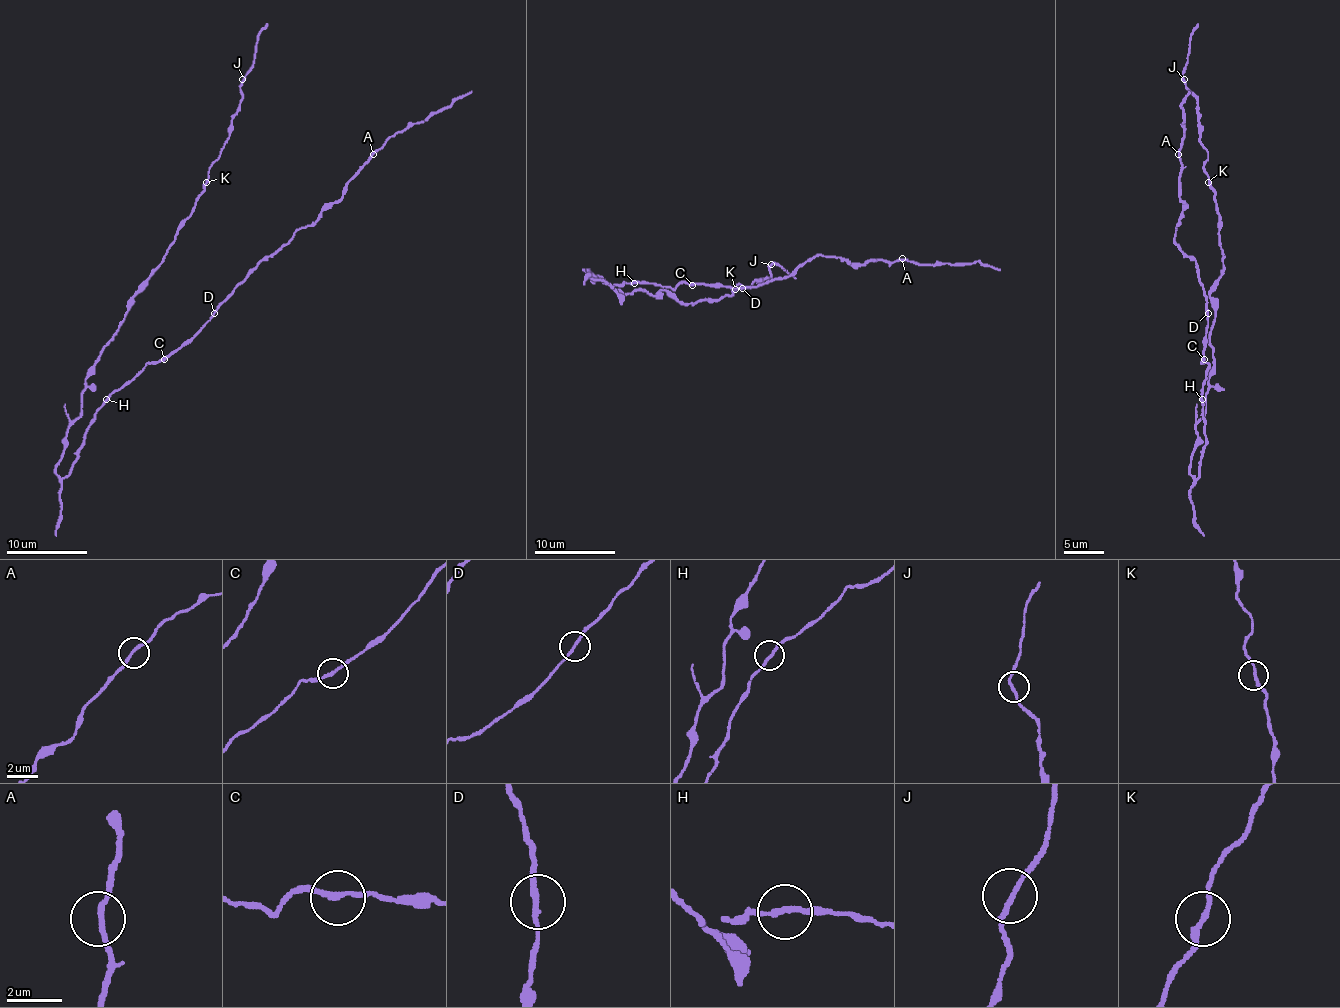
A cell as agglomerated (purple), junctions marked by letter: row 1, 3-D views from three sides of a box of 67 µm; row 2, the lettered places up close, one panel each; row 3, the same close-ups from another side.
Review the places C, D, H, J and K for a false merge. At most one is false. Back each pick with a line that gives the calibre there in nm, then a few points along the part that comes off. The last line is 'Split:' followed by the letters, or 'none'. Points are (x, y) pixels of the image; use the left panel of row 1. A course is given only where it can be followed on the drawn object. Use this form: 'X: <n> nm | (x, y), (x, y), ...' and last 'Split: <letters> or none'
Split: none

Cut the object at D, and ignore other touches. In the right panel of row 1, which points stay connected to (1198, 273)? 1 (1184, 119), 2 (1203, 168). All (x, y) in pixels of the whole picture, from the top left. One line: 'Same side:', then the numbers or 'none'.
Same side: 1

